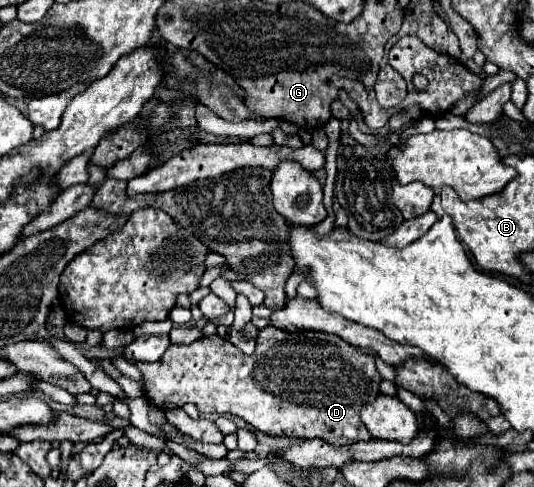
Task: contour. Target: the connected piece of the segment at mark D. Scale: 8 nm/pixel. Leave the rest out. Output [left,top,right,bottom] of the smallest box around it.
[133,326,381,446]

